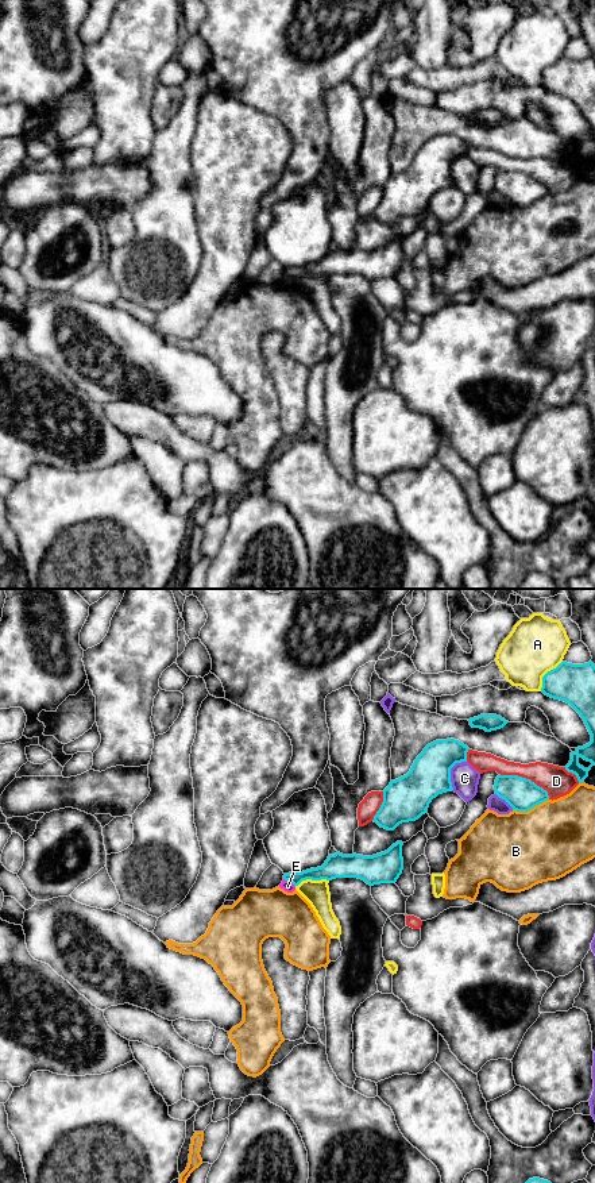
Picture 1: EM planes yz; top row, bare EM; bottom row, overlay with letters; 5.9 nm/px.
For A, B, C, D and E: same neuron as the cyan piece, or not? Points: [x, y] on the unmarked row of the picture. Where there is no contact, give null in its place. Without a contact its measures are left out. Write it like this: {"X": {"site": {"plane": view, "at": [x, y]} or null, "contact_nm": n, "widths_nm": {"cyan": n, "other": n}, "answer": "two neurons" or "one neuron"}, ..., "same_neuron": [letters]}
{"A": {"site": {"plane": "yz", "at": [545, 69]}, "contact_nm": 220, "widths_nm": {"cyan": 240, "other": 340}, "answer": "two neurons"}, "B": {"site": {"plane": "yz", "at": [530, 203]}, "contact_nm": 220, "widths_nm": {"cyan": 200, "other": 440}, "answer": "two neurons"}, "C": {"site": {"plane": "yz", "at": [449, 168]}, "contact_nm": 200, "widths_nm": {"cyan": 240, "other": 170}, "answer": "two neurons"}, "D": {"site": {"plane": "yz", "at": [525, 173]}, "contact_nm": 340, "widths_nm": {"cyan": 200, "other": 170}, "answer": "two neurons"}, "E": {"site": {"plane": "yz", "at": [289, 276]}, "contact_nm": 90, "widths_nm": {"cyan": 110, "other": 70}, "answer": "two neurons"}, "same_neuron": []}

